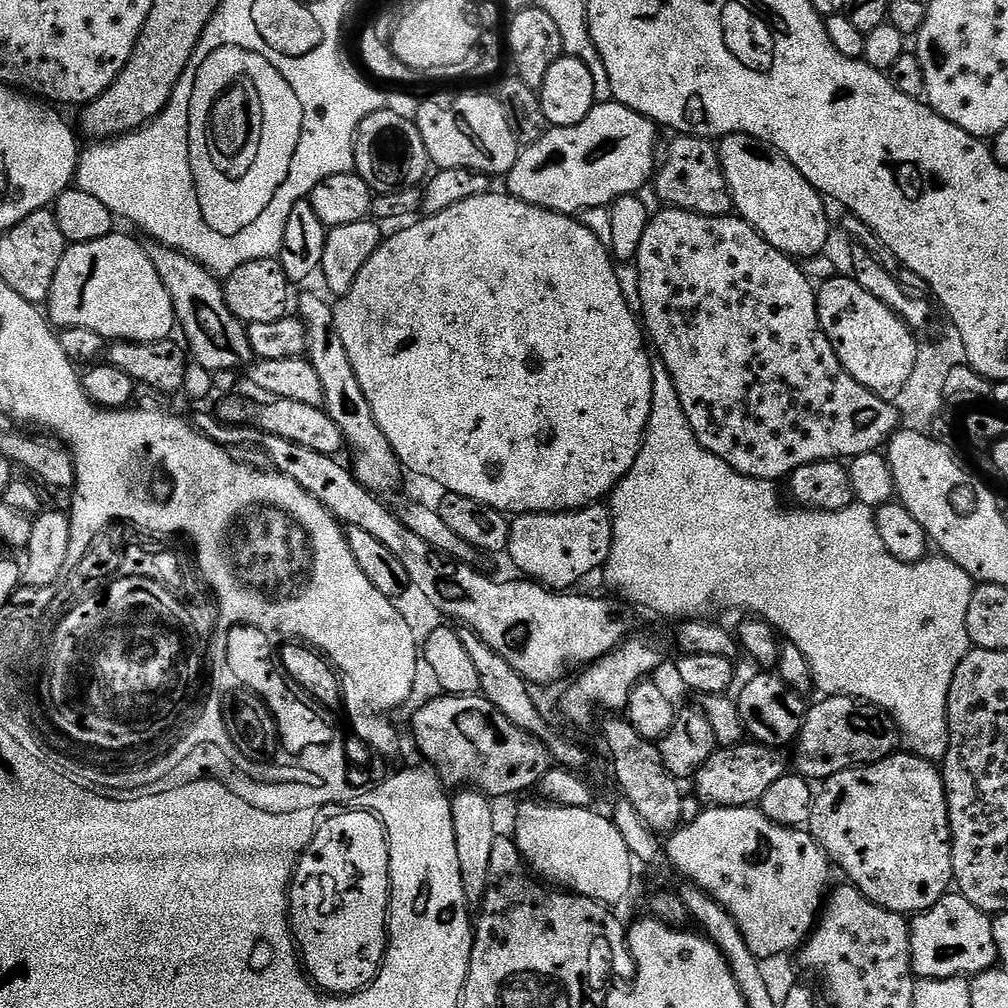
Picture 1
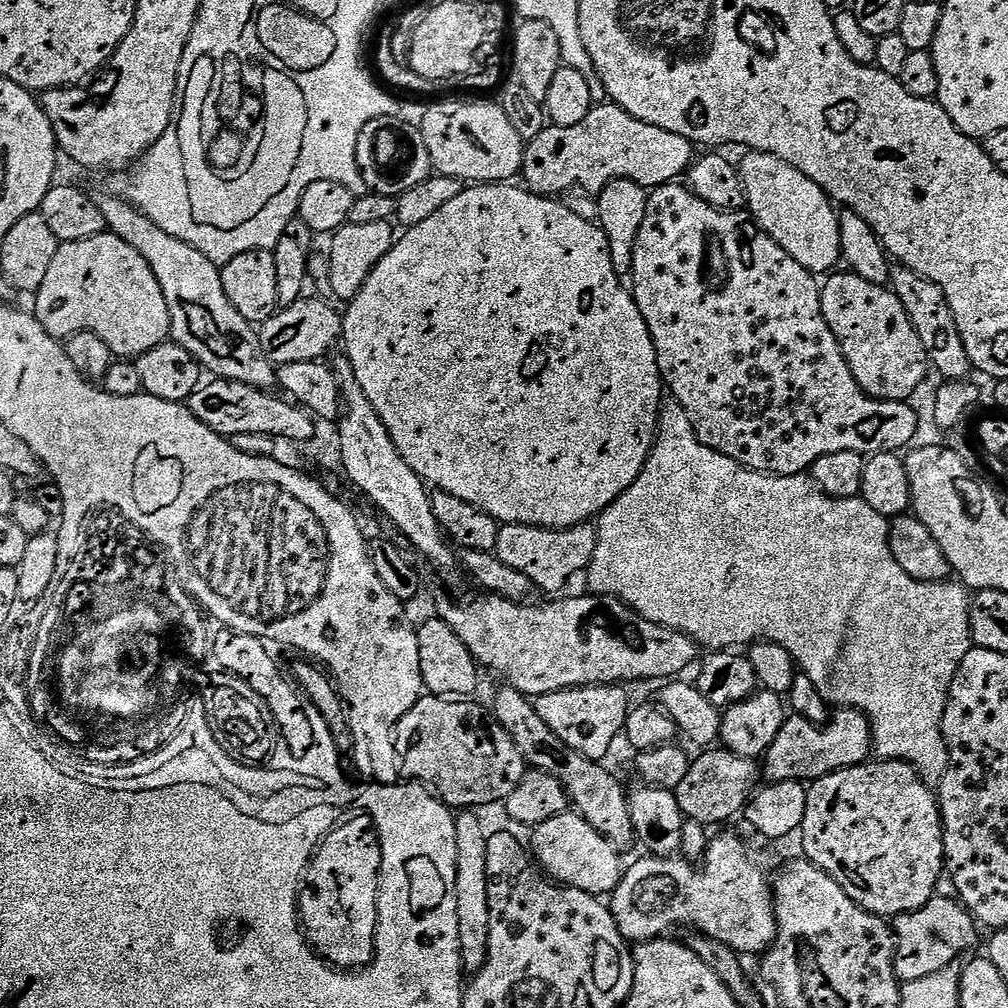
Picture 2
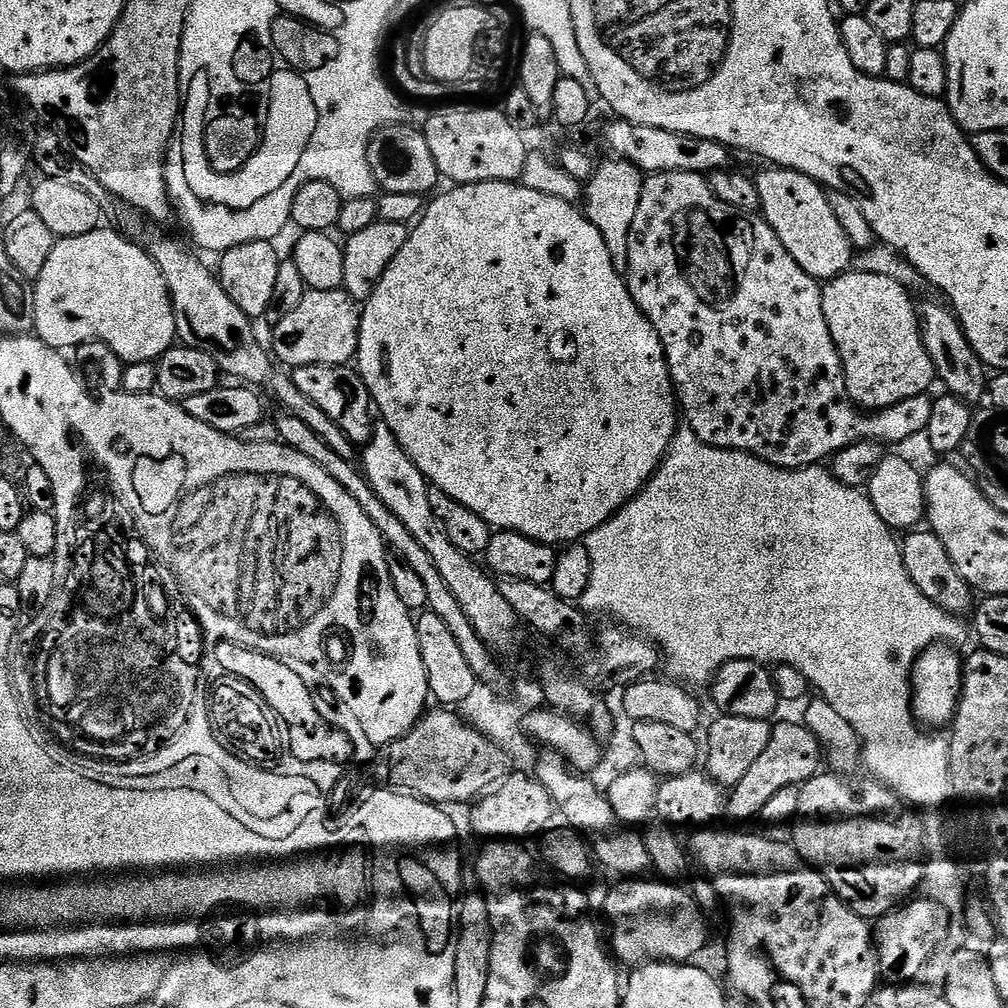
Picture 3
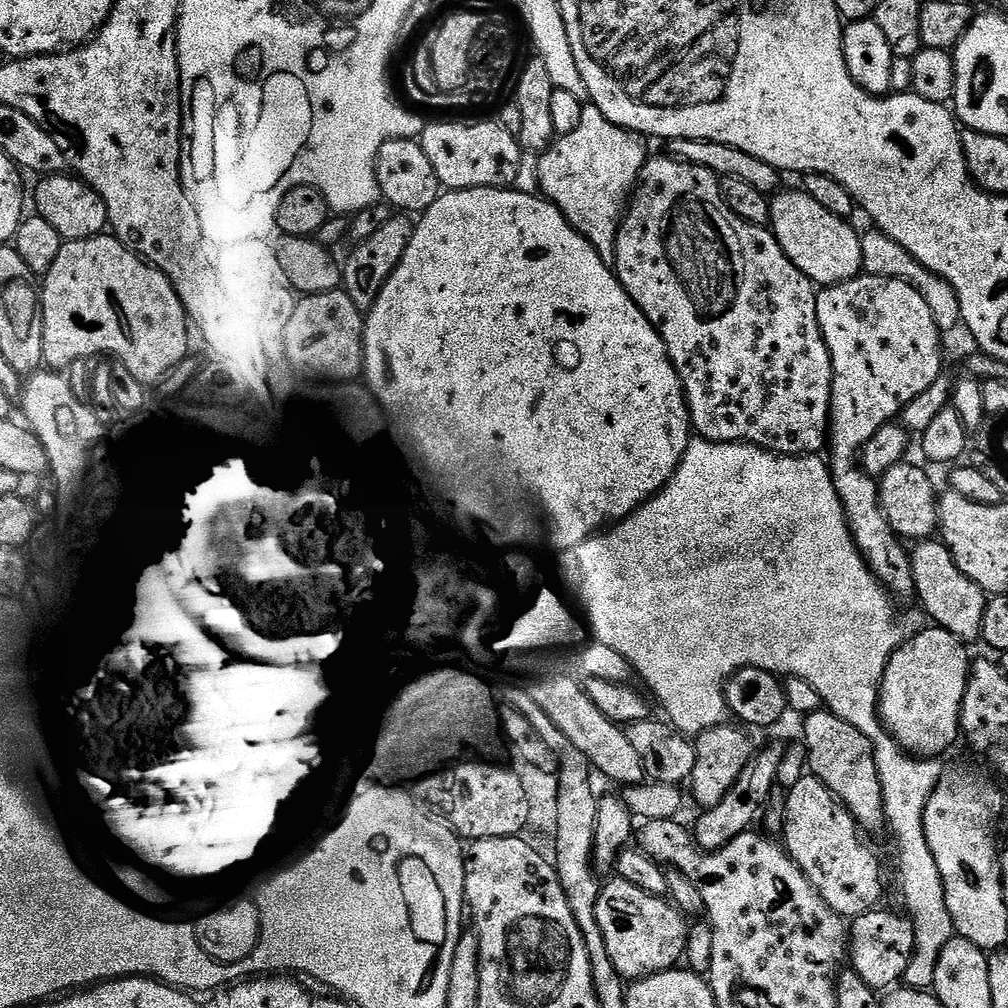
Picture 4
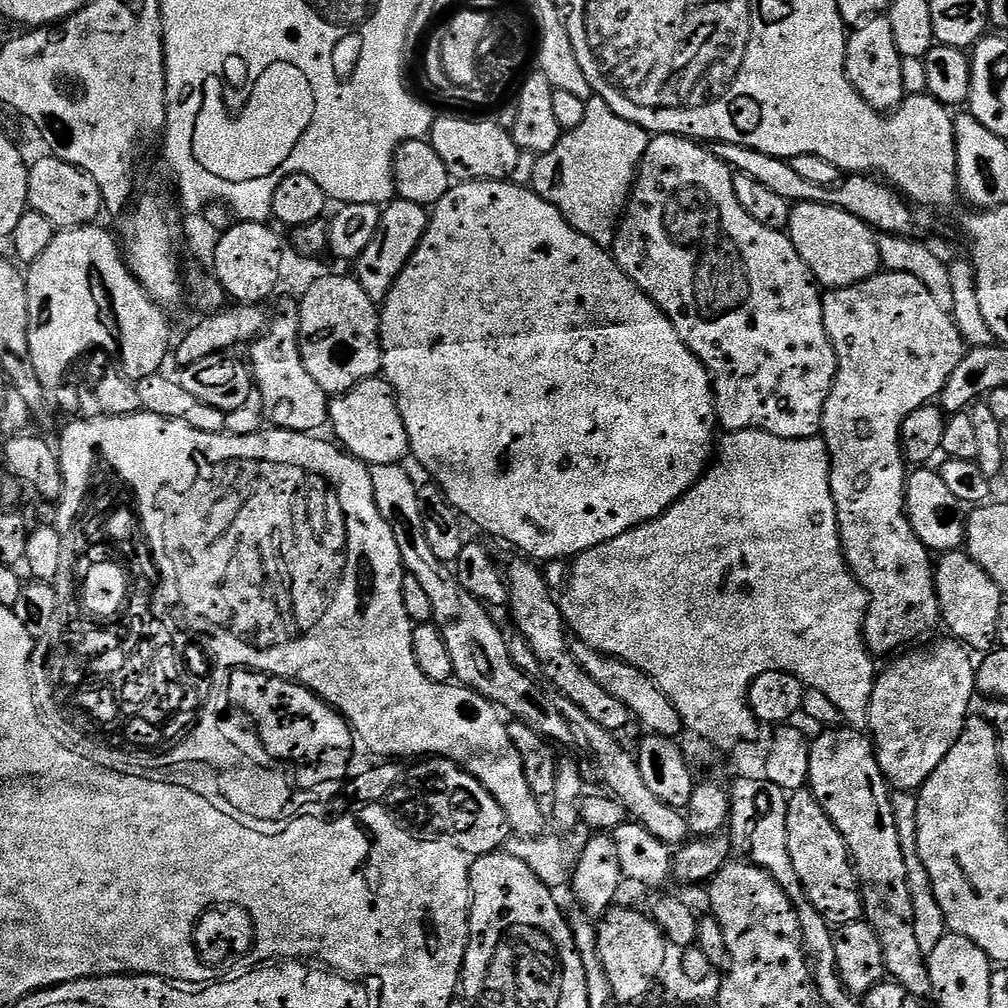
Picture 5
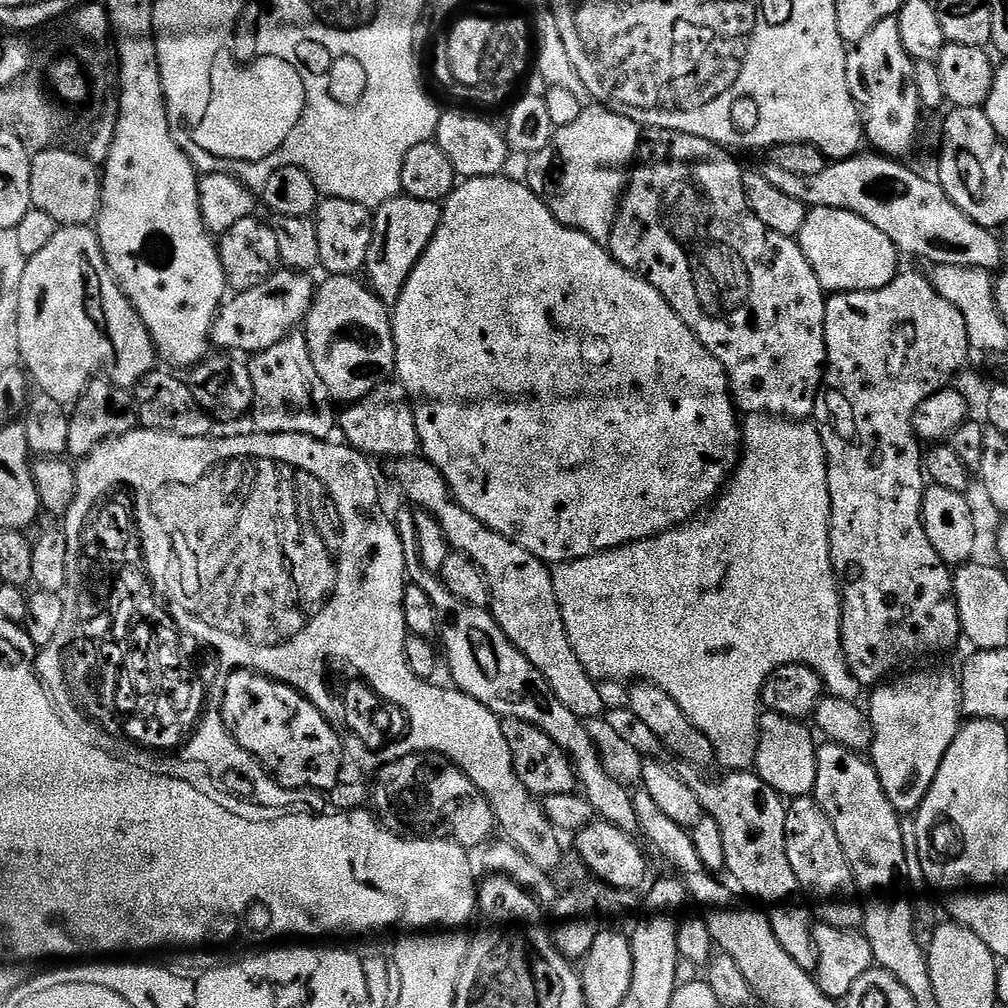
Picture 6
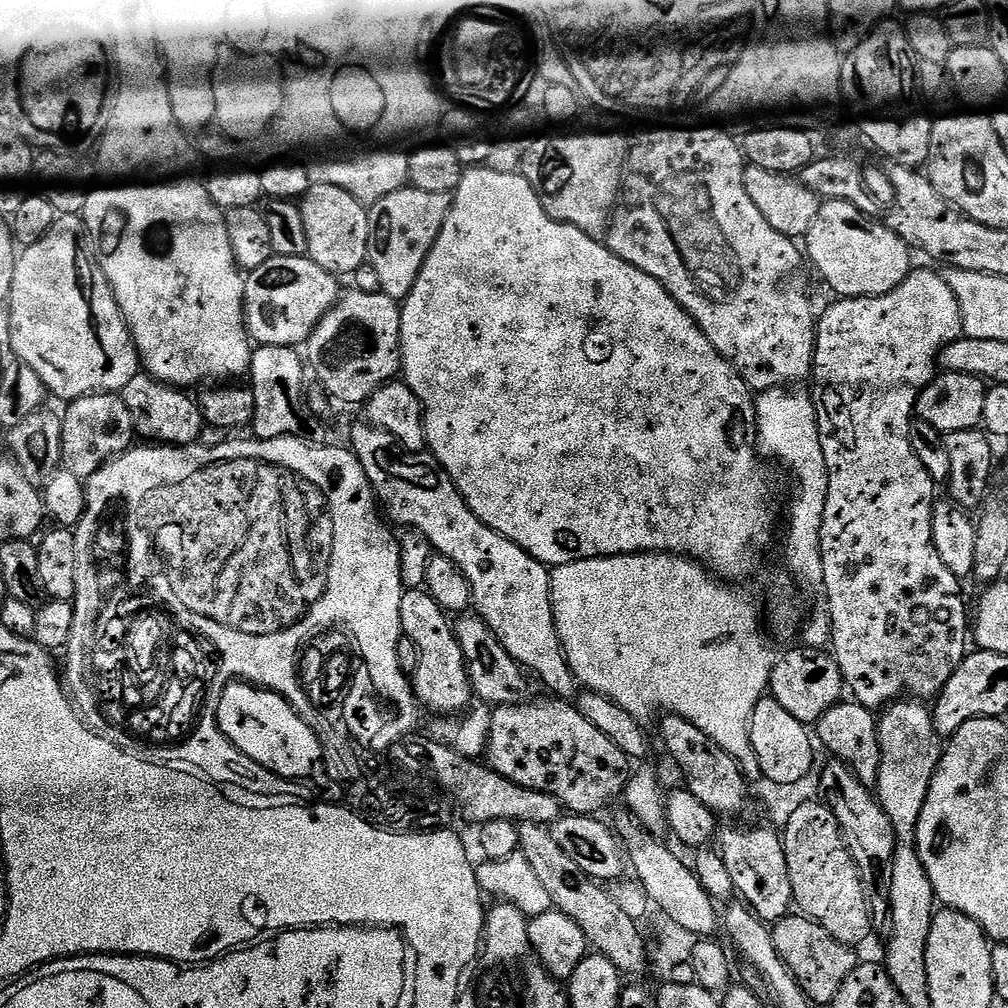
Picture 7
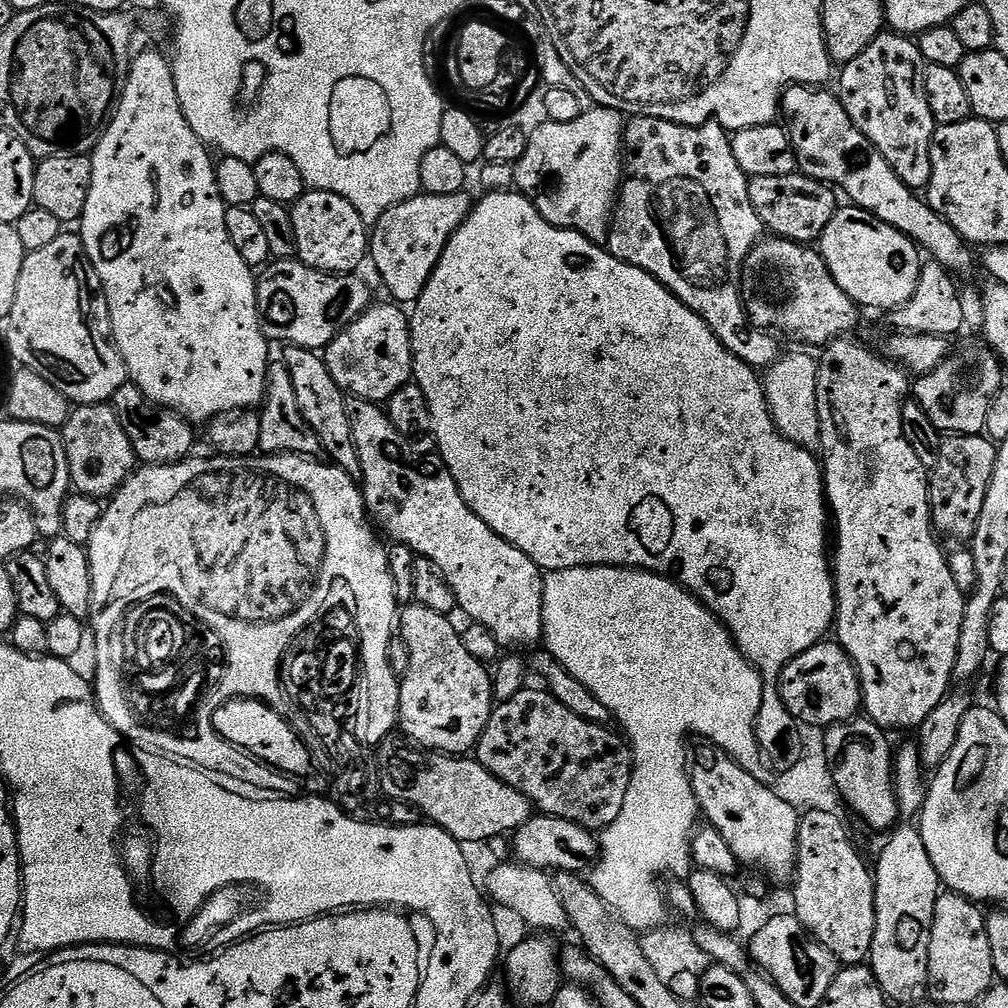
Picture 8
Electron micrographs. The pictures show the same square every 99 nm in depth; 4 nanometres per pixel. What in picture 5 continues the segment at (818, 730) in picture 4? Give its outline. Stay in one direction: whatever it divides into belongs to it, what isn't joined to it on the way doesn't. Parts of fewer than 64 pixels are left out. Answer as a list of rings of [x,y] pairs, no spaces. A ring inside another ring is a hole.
[[[851,726],[840,727],[825,727],[821,731],[824,733],[811,741],[807,783],[848,844],[864,899],[863,919],[880,935],[887,975],[924,1002],[933,995],[932,983],[926,953],[914,934],[914,902],[892,809],[893,793],[876,760],[871,739]]]

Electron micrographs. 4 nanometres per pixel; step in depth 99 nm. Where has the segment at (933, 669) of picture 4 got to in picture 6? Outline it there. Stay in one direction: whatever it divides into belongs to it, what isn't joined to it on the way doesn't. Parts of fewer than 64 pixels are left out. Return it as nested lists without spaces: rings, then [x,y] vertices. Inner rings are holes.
[[[912,672],[901,680],[895,680],[881,683],[873,691],[877,692],[872,701],[866,704],[868,719],[872,721],[870,759],[882,782],[882,790],[886,790],[886,798],[890,798],[890,806],[894,806],[898,813],[912,814],[926,798],[938,774],[938,766],[942,766],[942,758],[946,750],[950,750],[950,742],[954,742],[960,729],[960,681],[948,672]]]

